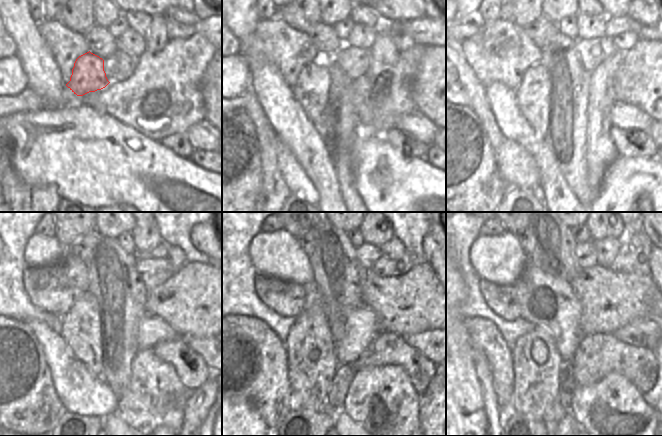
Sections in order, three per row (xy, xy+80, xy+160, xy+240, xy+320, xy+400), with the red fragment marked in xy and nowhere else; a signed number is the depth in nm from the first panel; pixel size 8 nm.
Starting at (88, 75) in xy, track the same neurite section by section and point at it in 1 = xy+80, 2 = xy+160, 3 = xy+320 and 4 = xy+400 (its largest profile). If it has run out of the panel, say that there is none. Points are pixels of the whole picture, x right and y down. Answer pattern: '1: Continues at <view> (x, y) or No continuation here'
1: Continues at xy+80 (311, 89)
2: Continues at xy+160 (533, 93)
3: Continues at xy+320 (312, 363)
4: Continues at xy+400 (538, 368).

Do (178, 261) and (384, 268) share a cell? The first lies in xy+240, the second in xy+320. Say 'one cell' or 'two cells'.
two cells

